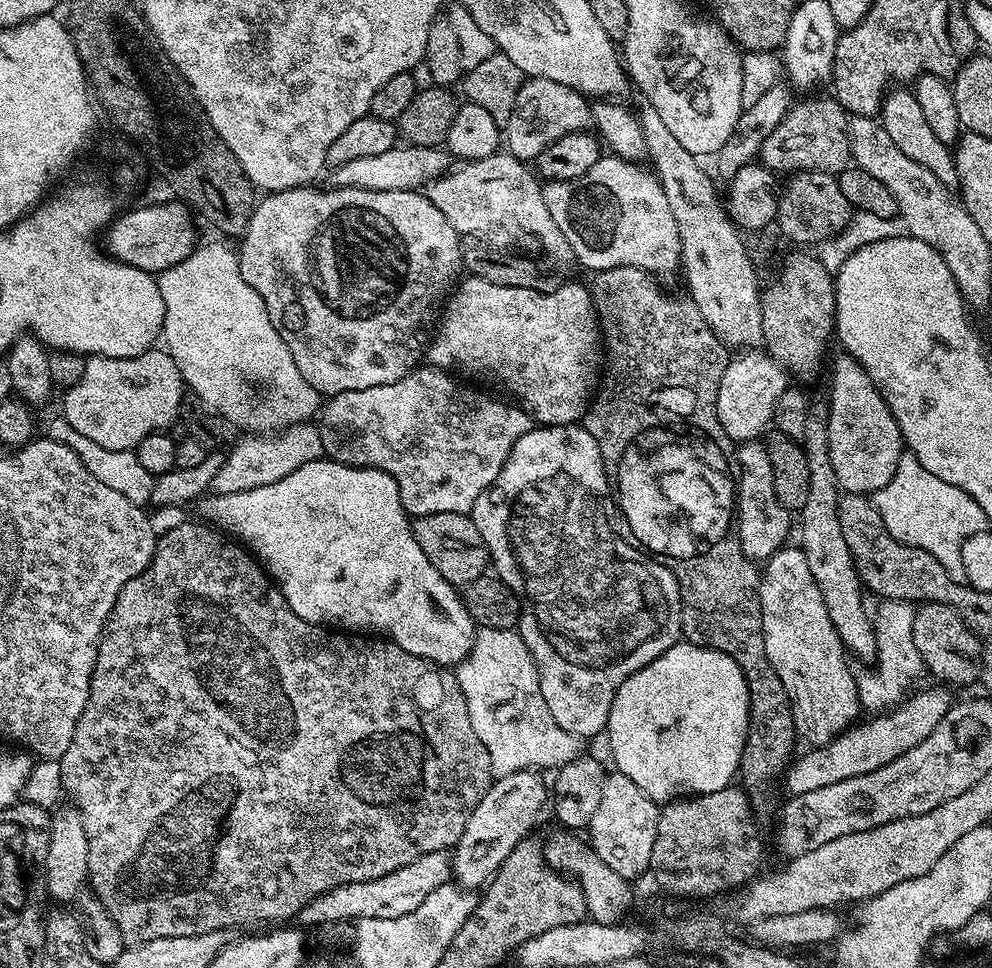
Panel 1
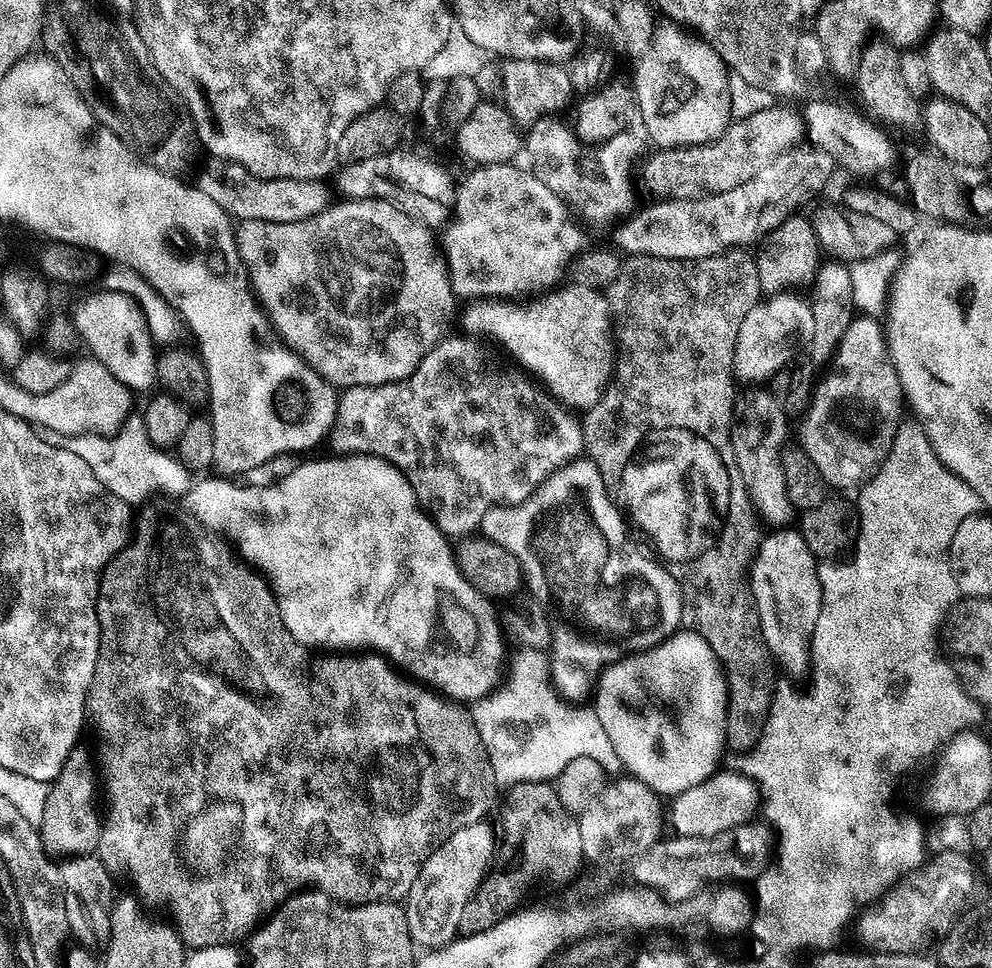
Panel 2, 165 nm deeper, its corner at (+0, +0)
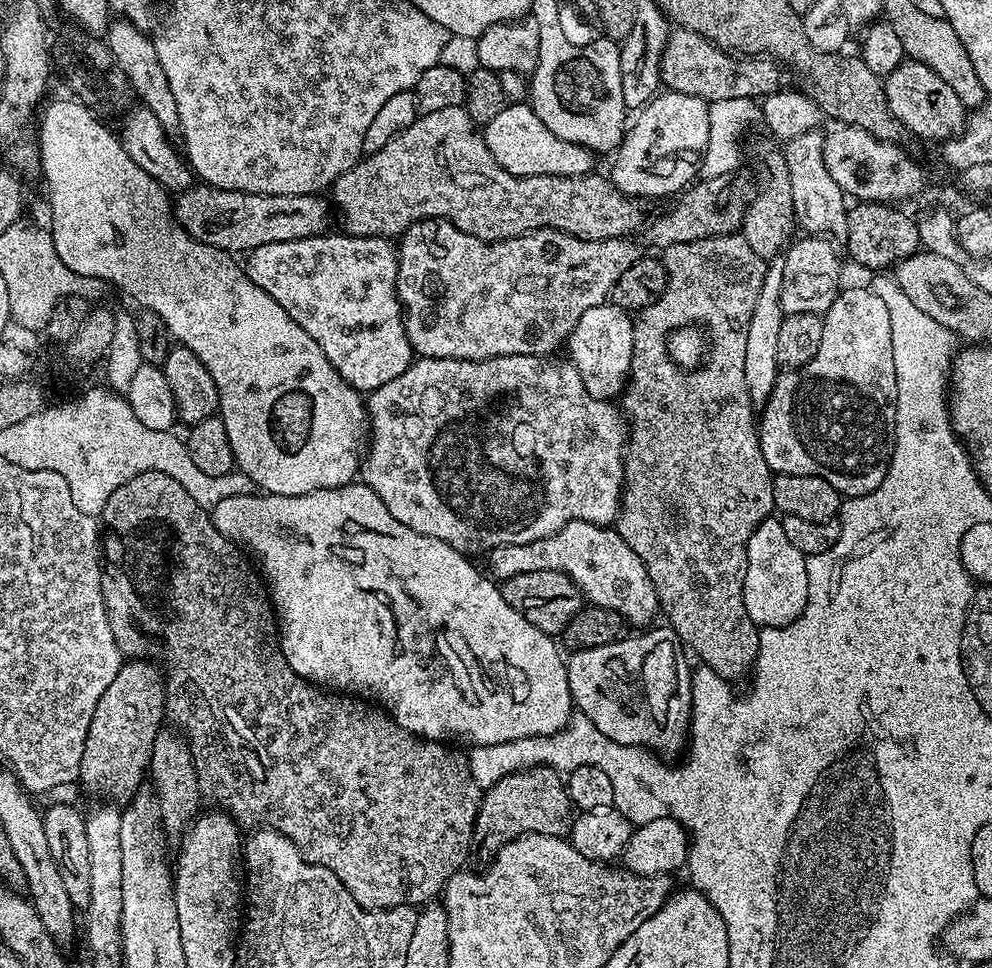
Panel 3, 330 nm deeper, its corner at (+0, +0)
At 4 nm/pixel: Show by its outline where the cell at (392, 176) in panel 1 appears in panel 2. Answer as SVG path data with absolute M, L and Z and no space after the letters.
M215 158L197 174L195 187L216 202L233 221L302 222L329 205L324 180L262 180L242 166Z

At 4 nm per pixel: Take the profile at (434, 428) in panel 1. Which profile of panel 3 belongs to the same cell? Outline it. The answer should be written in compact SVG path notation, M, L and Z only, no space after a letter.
M510 354L510 355L509 355L509 356L495 356L495 357L494 357L494 358L490 358L490 359L489 359L489 360L455 360L455 358L416 358L416 359L413 359L413 362L412 362L412 365L411 365L411 366L410 366L410 367L409 367L409 368L407 368L407 369L406 369L406 371L404 371L404 372L403 372L403 373L402 373L402 374L401 374L401 375L400 375L400 376L399 376L399 377L398 377L398 378L394 378L394 382L386 382L386 386L378 386L378 387L377 387L377 388L375 388L375 390L374 390L374 391L372 391L372 393L371 393L371 394L370 394L370 395L369 395L369 396L368 396L368 397L367 397L367 400L366 400L366 407L367 407L367 410L368 410L368 426L369 426L369 429L370 429L370 435L369 435L369 436L368 436L368 437L367 437L367 440L366 440L366 451L365 451L365 452L364 452L364 453L363 453L363 456L362 456L362 480L363 480L363 483L366 483L366 484L369 484L369 485L370 485L370 486L371 486L371 487L372 487L372 489L373 489L373 490L374 490L374 492L375 492L375 493L376 493L376 494L378 494L378 496L379 496L379 497L380 497L380 498L382 498L382 502L386 502L386 510L390 510L390 514L394 514L394 518L398 518L398 522L402 522L402 526L410 526L410 530L418 530L418 534L426 534L426 535L427 535L427 536L429 536L429 537L430 537L430 538L438 538L438 542L446 542L446 546L450 546L450 547L451 547L451 548L453 548L453 549L454 549L454 550L458 550L458 551L459 551L459 552L463 552L463 553L464 553L464 555L465 555L465 556L467 556L467 557L469 557L469 558L476 558L476 555L478 555L478 554L479 554L479 552L481 552L481 554L487 554L487 553L489 553L489 552L491 552L491 551L492 551L492 549L493 549L493 548L501 548L501 547L502 547L502 546L506 546L506 545L507 545L507 544L525 544L525 543L526 543L526 542L534 542L534 541L535 541L535 540L541 540L541 539L542 539L542 538L546 538L546 537L547 537L547 536L549 536L549 535L550 535L550 534L554 534L554 533L555 533L555 532L557 532L557 531L558 531L558 530L562 530L562 526L566 526L566 525L567 525L567 524L568 524L568 523L570 523L570 521L571 521L571 520L586 520L586 521L588 521L588 522L590 522L590 523L591 523L591 524L599 524L599 525L601 525L601 526L608 526L608 525L611 525L611 524L612 524L612 523L613 523L613 521L615 521L615 520L616 520L616 519L617 519L617 517L619 517L619 514L620 514L620 498L621 498L621 495L622 495L622 493L623 493L623 490L624 490L624 450L625 450L625 447L626 447L626 417L625 417L625 415L624 415L624 413L623 413L623 411L621 411L621 409L620 409L620 408L619 408L619 407L617 407L617 405L616 405L616 404L615 404L615 403L612 403L612 402L609 402L609 401L606 401L606 400L599 400L599 399L598 399L598 398L594 398L594 394L590 394L590 390L586 390L586 386L585 386L585 385L584 385L584 383L583 383L583 382L582 382L582 374L578 374L578 370L577 370L577 369L576 369L576 367L574 367L574 366L573 366L573 365L572 365L572 363L571 363L571 362L569 362L569 361L568 361L568 360L567 360L567 359L564 359L564 358L561 358L561 360L560 360L560 361L556 361L556 358L549 358L549 357L547 357L547 356L527 356L527 355L526 355L526 354Z

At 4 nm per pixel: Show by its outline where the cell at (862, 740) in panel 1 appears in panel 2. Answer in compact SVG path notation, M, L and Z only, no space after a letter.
M718 770L714 775L699 783L698 786L683 791L673 797L668 808L668 824L674 828L677 837L712 838L730 831L742 824L749 823L760 806L760 792L755 784L743 773Z

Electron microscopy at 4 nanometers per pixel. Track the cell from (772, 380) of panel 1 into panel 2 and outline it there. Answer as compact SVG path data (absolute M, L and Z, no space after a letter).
M796 290L778 292L761 299L760 303L746 314L741 329L738 330L738 342L734 352L734 368L737 381L752 380L748 382L768 382L776 373L782 371L797 359L796 351L800 347L811 345L814 334L814 310L807 299L800 297Z

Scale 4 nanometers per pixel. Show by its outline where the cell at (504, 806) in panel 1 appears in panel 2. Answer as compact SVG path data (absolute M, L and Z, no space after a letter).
M481 822L458 830L442 846L435 848L430 858L426 858L406 897L407 907L414 916L416 911L417 920L416 916L409 919L408 932L417 949L437 950L457 939L461 931L462 910L466 910L466 902L470 902L480 883L489 875L488 863L495 848L496 836L491 826L488 822Z

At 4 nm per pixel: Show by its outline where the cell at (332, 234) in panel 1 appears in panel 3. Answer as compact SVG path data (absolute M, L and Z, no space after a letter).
M321 234L286 242L266 242L266 246L258 246L253 252L247 253L246 271L248 277L254 282L254 286L262 286L262 290L266 290L266 294L270 294L270 298L274 298L274 302L278 302L278 306L282 306L282 310L286 310L286 314L290 314L290 318L294 318L294 322L298 322L298 326L302 326L302 330L306 330L306 334L310 334L310 338L314 338L314 342L318 342L318 346L322 346L322 354L326 354L326 358L330 358L330 366L334 366L334 370L338 370L338 374L342 374L342 378L351 388L361 394L371 394L378 386L386 386L386 382L394 382L394 378L398 378L406 371L414 359L414 353L404 329L404 309L399 296L396 295L398 252L393 241L382 236L332 235Z

